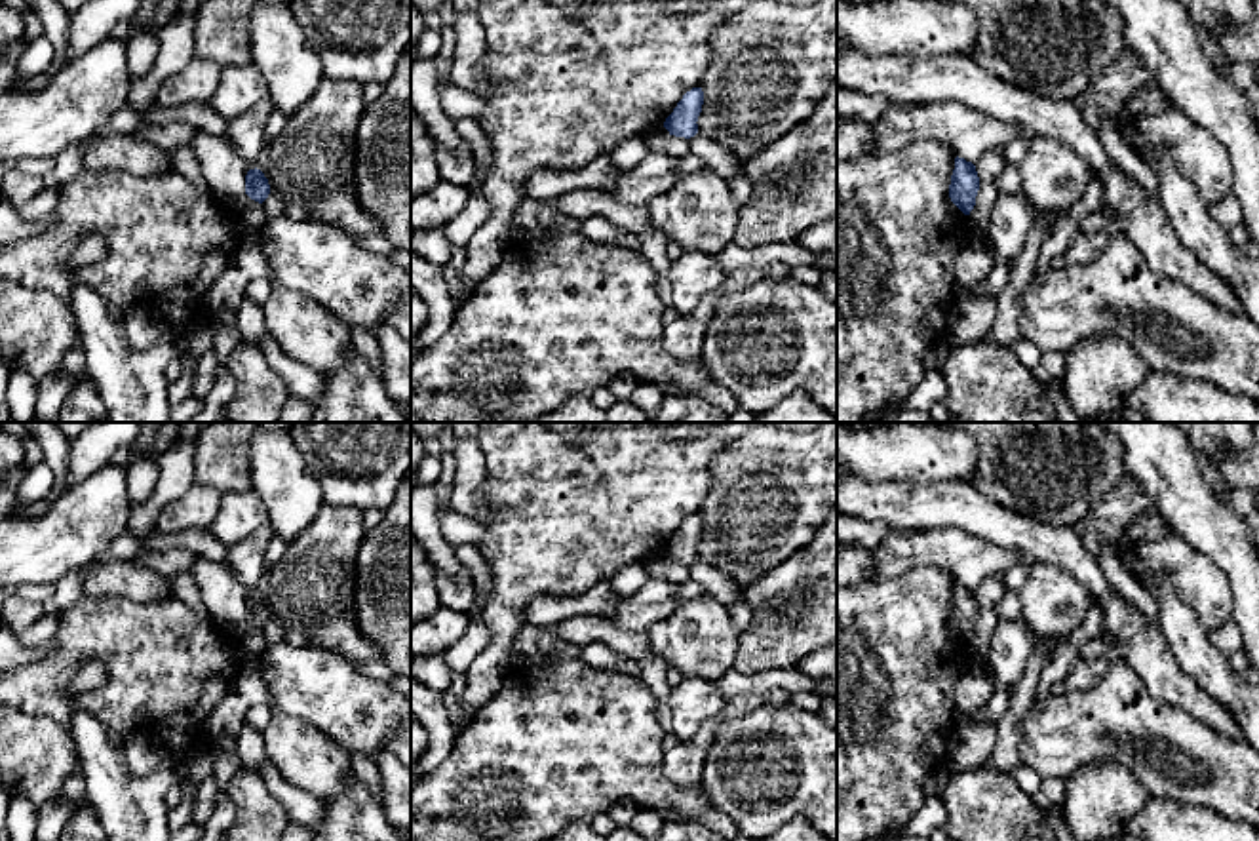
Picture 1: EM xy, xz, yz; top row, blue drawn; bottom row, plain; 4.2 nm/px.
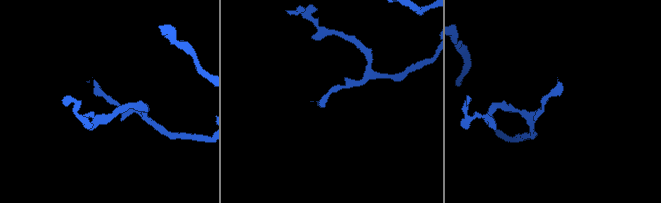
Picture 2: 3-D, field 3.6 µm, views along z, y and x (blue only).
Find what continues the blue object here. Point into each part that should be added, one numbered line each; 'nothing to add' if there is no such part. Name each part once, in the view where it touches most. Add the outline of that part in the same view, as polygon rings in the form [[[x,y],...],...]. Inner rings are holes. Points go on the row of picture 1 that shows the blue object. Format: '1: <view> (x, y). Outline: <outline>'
1: xy (223, 168). Outline: [[[196,131],[190,143],[205,183],[224,204],[236,207],[245,196],[247,164],[230,137]]]

